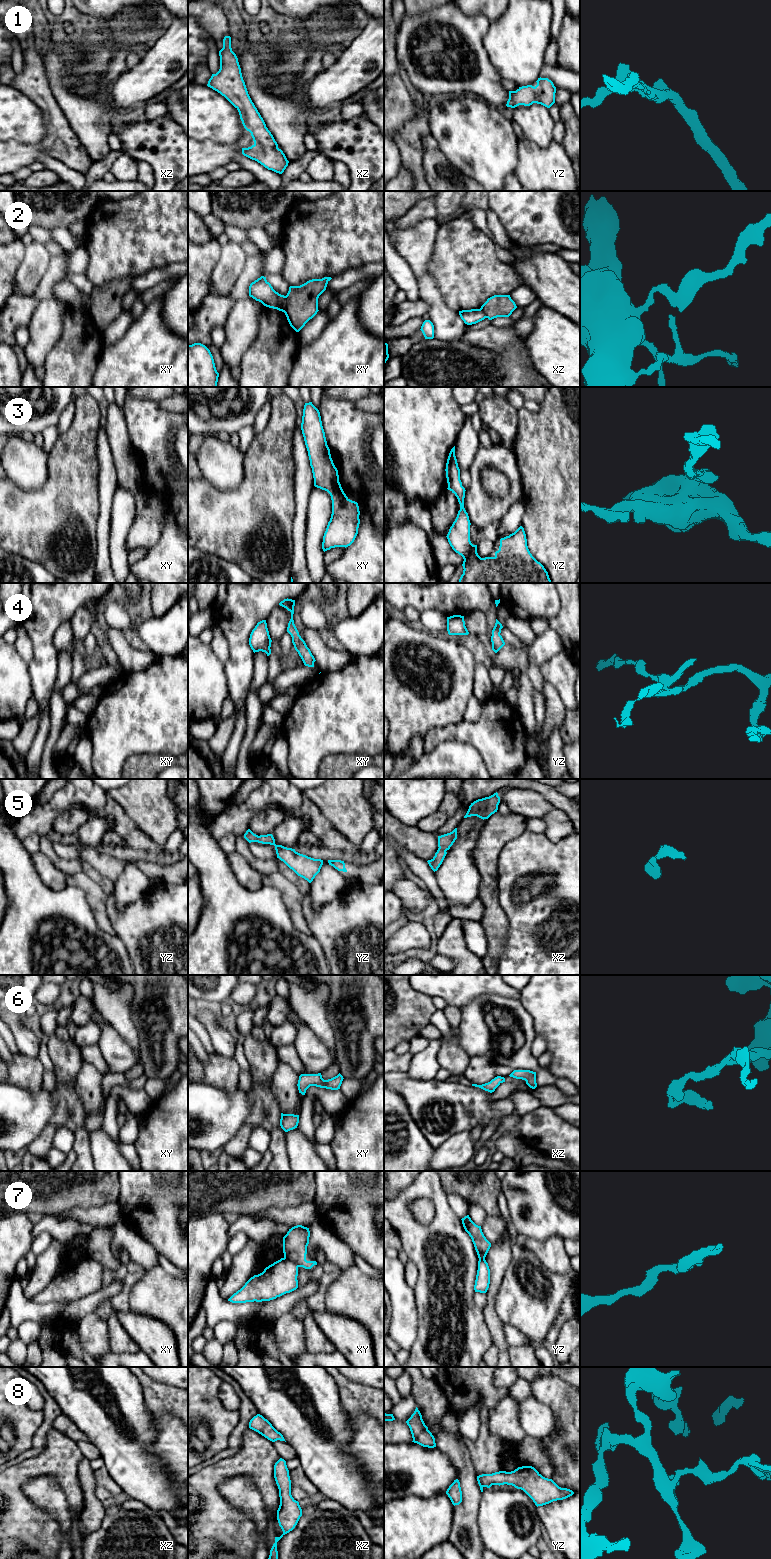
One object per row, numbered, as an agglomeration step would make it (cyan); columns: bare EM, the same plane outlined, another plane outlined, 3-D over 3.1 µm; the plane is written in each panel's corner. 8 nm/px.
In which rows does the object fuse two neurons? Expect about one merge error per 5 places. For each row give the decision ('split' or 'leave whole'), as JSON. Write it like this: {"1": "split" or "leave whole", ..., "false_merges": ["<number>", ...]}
{"1": "leave whole", "2": "split", "3": "leave whole", "4": "leave whole", "5": "leave whole", "6": "leave whole", "7": "split", "8": "leave whole", "false_merges": ["2", "7"]}

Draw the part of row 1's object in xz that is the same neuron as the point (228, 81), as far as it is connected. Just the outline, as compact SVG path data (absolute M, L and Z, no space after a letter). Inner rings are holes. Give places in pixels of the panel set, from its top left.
M225 36L223 39L223 48L219 51L220 69L216 74L212 74L207 86L224 96L239 112L240 119L244 128L251 133L254 144L248 148L242 148L242 154L252 160L257 161L268 170L282 174L289 161L278 144L273 135L266 127L266 124L252 102L245 82L242 77L241 68L236 54L231 48L231 37Z

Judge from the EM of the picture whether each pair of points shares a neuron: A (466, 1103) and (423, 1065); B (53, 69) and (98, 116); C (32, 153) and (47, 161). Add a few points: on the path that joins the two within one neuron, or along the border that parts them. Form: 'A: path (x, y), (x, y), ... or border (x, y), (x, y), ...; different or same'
A: border (411, 1077), (417, 1080), (434, 1079); different
B: path (57, 83), (84, 112); same
C: border (45, 152), (37, 160); different

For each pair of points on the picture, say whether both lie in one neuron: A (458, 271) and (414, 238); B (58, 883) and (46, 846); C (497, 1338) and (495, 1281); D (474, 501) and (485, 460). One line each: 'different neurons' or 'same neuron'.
A: different neurons
B: different neurons
C: same neuron
D: same neuron

